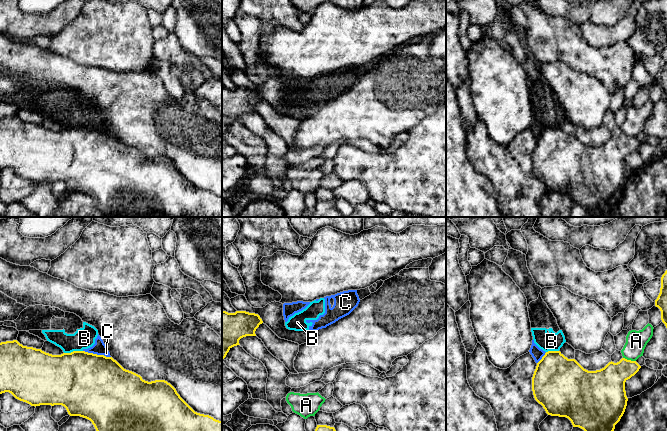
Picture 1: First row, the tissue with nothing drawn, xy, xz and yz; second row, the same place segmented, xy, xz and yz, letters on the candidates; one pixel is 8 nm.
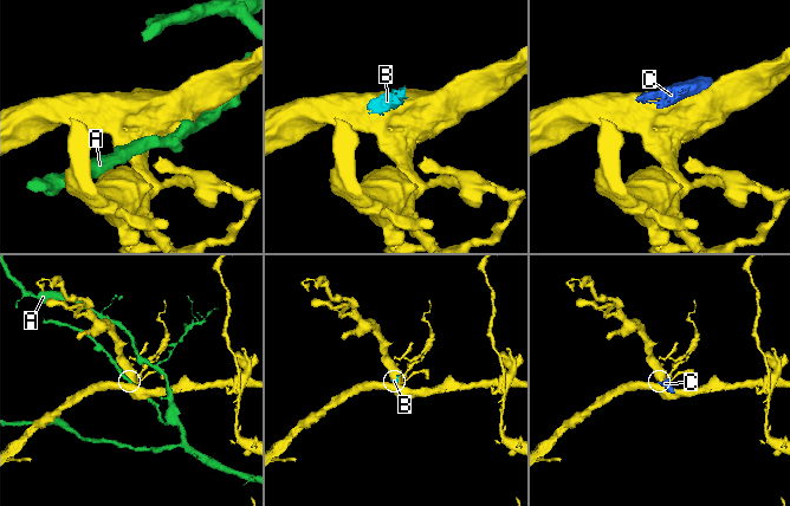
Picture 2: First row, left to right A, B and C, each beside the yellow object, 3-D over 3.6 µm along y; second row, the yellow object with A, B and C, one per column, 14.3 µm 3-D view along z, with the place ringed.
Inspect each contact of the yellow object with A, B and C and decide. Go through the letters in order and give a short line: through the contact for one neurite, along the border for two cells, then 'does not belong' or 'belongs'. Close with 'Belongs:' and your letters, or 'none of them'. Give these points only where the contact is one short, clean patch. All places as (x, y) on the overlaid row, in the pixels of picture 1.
A: does not belong
B: line xy (82, 350), (64, 353); does not belong
C: does not belong
Belongs: none of them

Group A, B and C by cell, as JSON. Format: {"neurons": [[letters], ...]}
{"neurons": [["A"], ["B", "C"]]}

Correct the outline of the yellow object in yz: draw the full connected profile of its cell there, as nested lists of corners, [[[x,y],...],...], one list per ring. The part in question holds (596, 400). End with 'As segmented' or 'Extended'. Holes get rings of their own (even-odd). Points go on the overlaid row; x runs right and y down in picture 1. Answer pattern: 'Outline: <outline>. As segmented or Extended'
Outline: [[[548,351],[537,363],[532,377],[532,391],[535,400],[548,415],[566,417],[573,427],[584,431],[614,431],[627,406],[625,382],[640,368],[636,361],[622,358],[617,363],[609,362],[600,370],[588,371],[560,351]]]. As segmented

